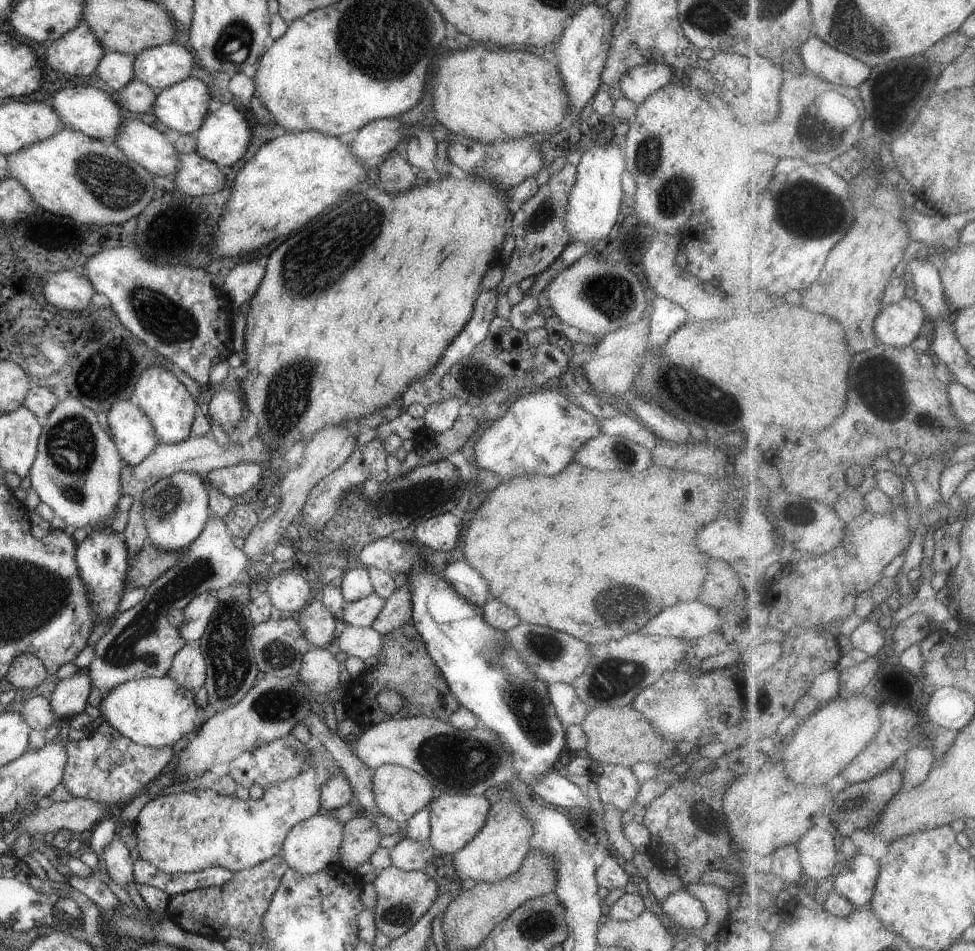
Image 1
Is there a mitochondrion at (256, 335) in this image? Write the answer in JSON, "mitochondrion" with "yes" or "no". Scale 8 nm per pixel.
{"mitochondrion":"no"}

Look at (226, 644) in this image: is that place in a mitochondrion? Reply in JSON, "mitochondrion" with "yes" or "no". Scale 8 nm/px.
{"mitochondrion":"yes"}

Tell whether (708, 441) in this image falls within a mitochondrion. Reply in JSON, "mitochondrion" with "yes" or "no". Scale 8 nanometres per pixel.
{"mitochondrion":"no"}

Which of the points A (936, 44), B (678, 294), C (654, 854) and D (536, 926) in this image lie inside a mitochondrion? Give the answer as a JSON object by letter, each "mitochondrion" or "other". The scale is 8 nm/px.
{"A":"other","B":"other","C":"other","D":"mitochondrion"}

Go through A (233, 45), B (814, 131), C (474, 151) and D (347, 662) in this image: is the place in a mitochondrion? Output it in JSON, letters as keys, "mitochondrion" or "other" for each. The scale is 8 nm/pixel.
{"A":"mitochondrion","B":"mitochondrion","C":"other","D":"other"}

